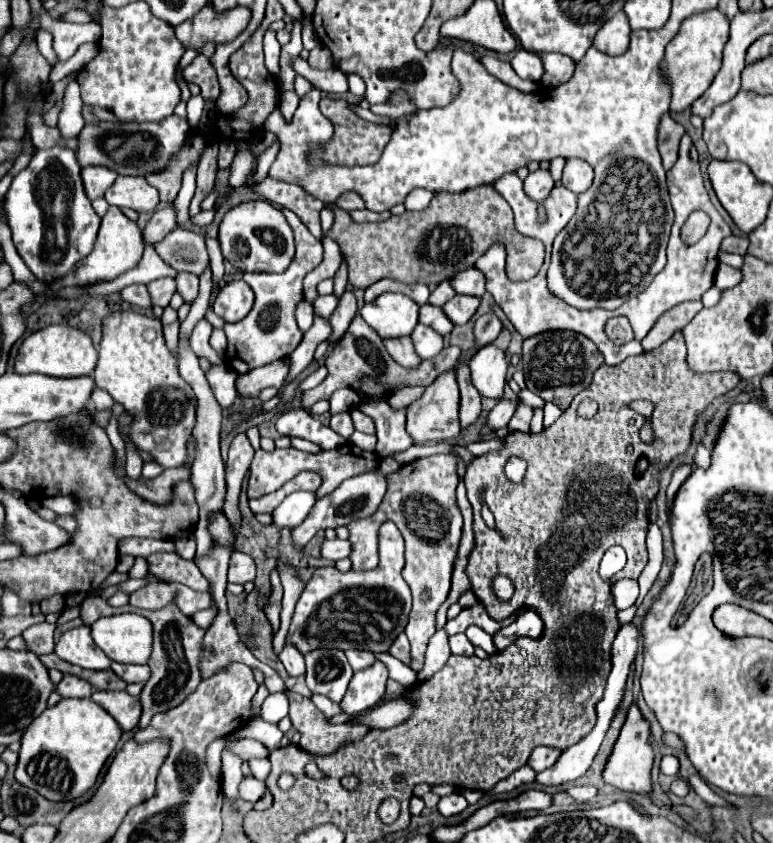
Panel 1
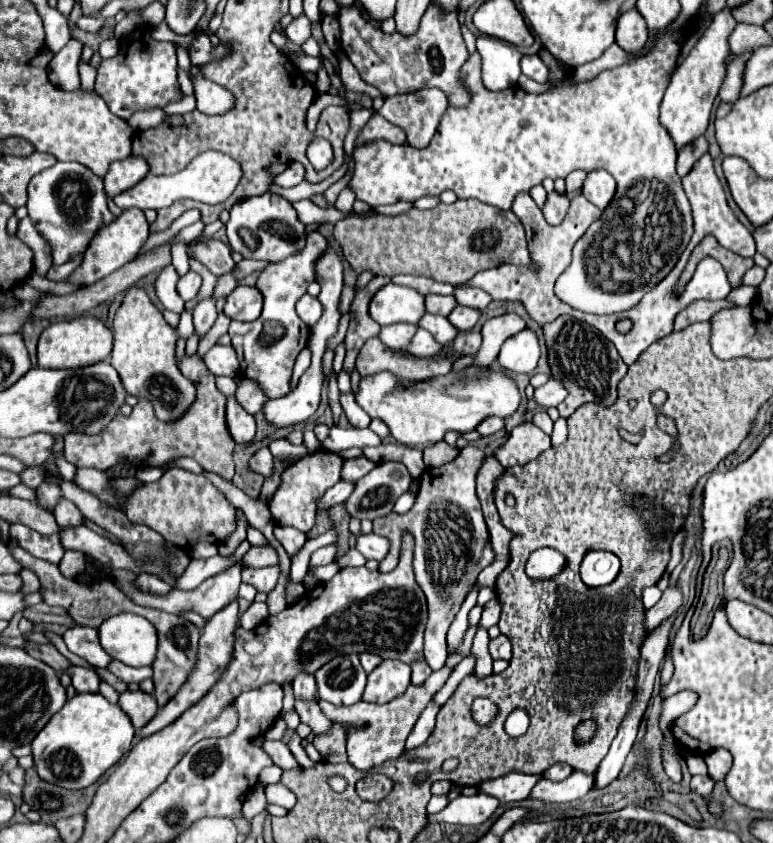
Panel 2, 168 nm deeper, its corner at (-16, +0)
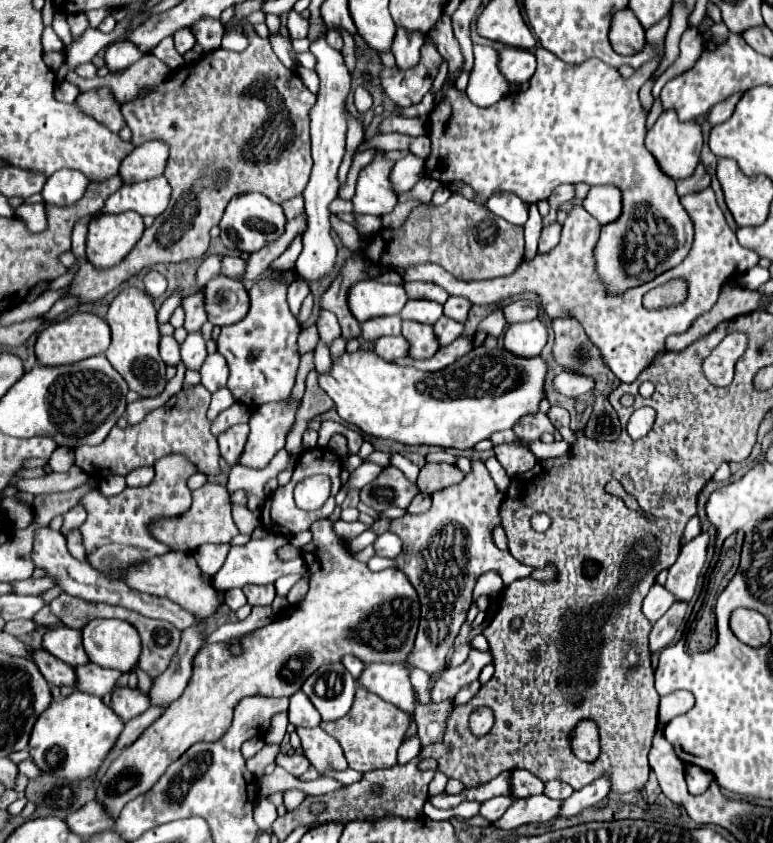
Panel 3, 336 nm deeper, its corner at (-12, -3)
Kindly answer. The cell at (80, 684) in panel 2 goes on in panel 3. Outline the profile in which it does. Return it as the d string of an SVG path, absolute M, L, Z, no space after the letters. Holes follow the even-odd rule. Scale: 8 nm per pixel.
M34 650L32 660L36 662L36 666L40 668L40 672L44 674L44 678L46 678L50 684L76 688L76 684L78 684L76 672L74 672L74 668L68 666L66 662L56 660L56 658L54 658L50 652L46 652L46 650Z

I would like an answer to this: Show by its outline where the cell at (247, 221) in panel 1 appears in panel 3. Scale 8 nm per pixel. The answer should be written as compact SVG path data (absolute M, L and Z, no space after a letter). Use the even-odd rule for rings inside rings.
M248 192L248 194L240 194L232 198L232 202L226 206L224 218L220 220L220 230L222 230L220 238L226 248L250 254L274 242L276 238L280 238L284 234L284 226L286 226L286 216L280 204L272 202L264 194Z

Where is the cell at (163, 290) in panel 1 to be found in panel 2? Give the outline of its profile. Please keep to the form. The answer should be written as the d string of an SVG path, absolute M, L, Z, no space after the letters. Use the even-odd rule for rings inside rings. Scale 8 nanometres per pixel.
M188 271L184 277L180 277L178 281L178 295L184 299L184 301L190 301L196 297L198 289L202 285L202 277L196 273L196 271Z

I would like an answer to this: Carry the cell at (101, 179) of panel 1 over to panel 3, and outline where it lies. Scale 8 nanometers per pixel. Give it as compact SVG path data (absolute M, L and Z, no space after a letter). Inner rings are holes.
M146 142L134 148L120 164L120 178L124 184L134 184L148 180L152 176L160 176L164 172L168 160L168 146L162 142Z

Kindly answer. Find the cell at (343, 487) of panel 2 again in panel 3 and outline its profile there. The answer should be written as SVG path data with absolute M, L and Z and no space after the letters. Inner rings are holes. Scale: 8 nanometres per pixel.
M364 462L362 466L358 466L356 470L350 472L350 478L348 478L348 482L344 484L344 490L346 490L346 492L350 492L350 490L360 490L360 488L366 486L368 482L372 482L372 480L376 478L376 474L380 474L380 470L382 470L380 466Z

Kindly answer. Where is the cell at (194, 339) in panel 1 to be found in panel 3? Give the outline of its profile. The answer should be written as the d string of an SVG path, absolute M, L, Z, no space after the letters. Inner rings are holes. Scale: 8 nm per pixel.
M218 352L214 354L208 354L202 368L200 368L200 374L202 374L202 384L214 392L218 390L220 386L224 386L228 382L228 364L226 364L226 358Z

